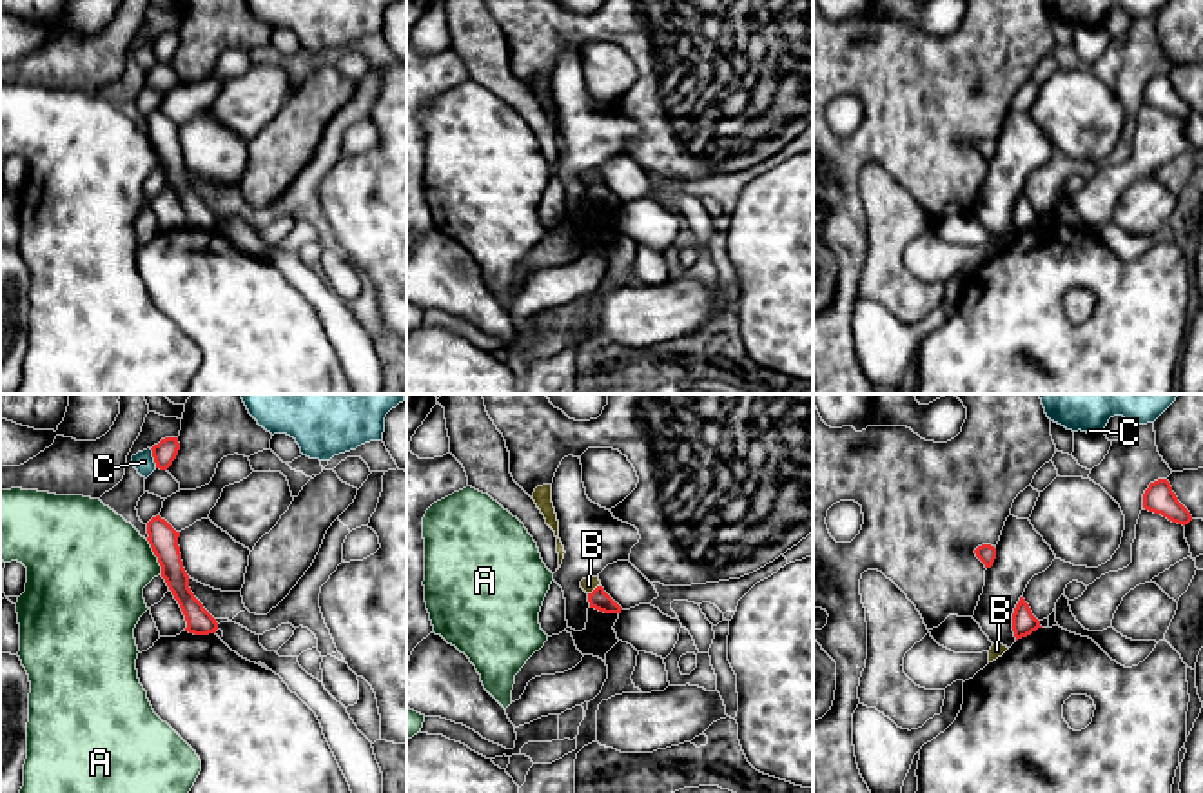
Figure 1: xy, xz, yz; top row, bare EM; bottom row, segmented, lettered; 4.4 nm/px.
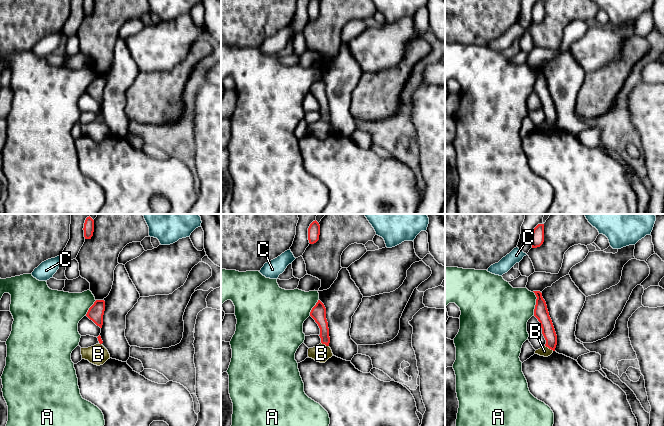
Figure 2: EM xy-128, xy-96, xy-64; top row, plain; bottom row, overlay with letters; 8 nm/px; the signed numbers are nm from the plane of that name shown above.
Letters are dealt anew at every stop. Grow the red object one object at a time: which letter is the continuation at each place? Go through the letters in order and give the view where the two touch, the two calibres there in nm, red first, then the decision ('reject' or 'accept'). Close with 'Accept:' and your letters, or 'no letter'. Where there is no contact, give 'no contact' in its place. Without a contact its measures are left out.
A: meets red in xy; 130 nm thick on the red side, 420 nm on the other; reject
B: meets red in xz; 90 nm thick on the red side, 70 nm on the other; reject
C: meets red in xy; 100 nm thick on the red side, 90 nm on the other; reject
Accept: no letter

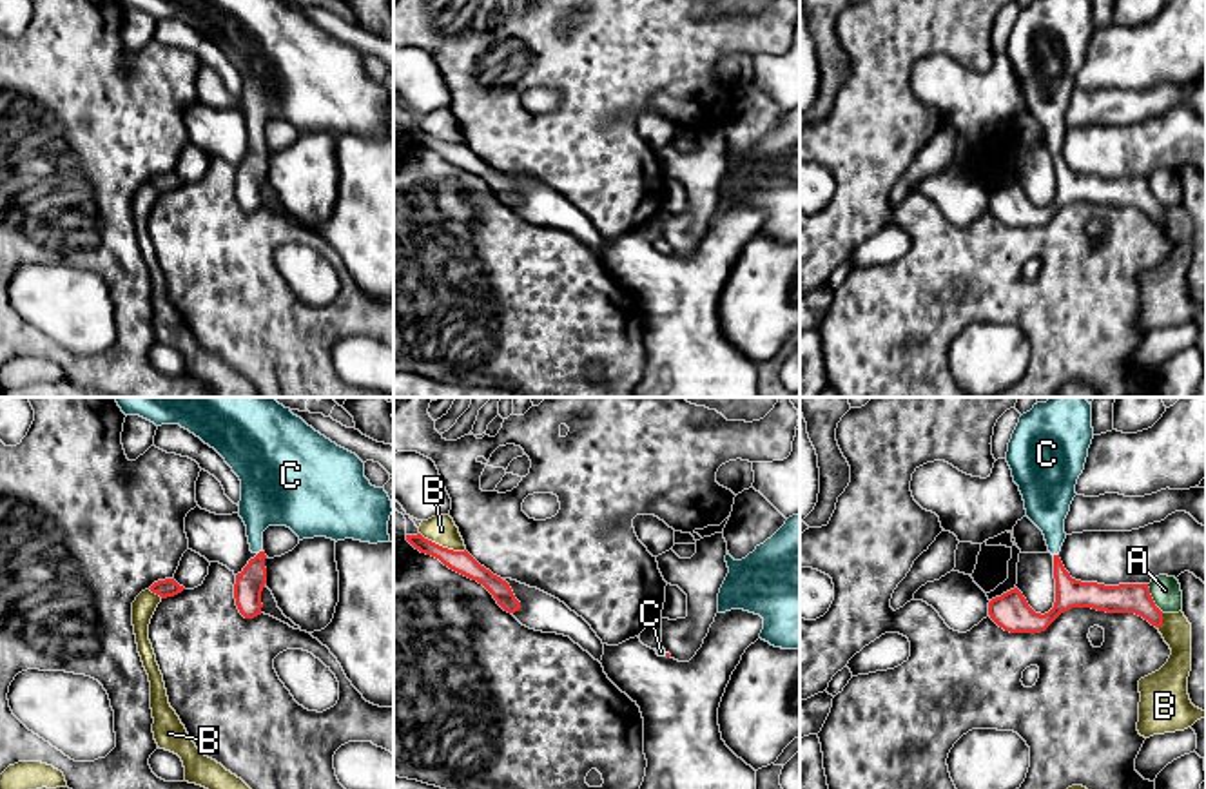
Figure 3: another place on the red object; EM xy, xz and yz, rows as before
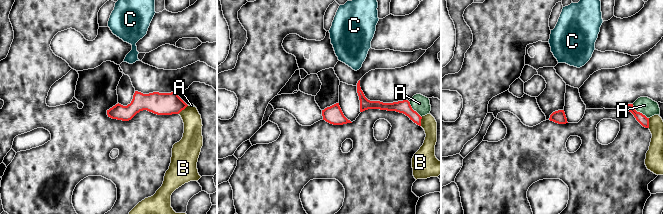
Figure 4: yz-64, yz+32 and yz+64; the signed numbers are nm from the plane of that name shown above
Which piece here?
A: meets red in yz; 130 nm thick on the red side, 130 nm on the other; reject
B: meets red in xz; 100 nm thick on the red side, 130 nm on the other; reject
C: meets red in xy; 130 nm thick on the red side, 260 nm on the other; accept
Accept: C

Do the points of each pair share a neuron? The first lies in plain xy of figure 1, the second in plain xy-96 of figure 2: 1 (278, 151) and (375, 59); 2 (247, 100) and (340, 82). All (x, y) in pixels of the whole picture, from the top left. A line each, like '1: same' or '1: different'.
1: different
2: different

